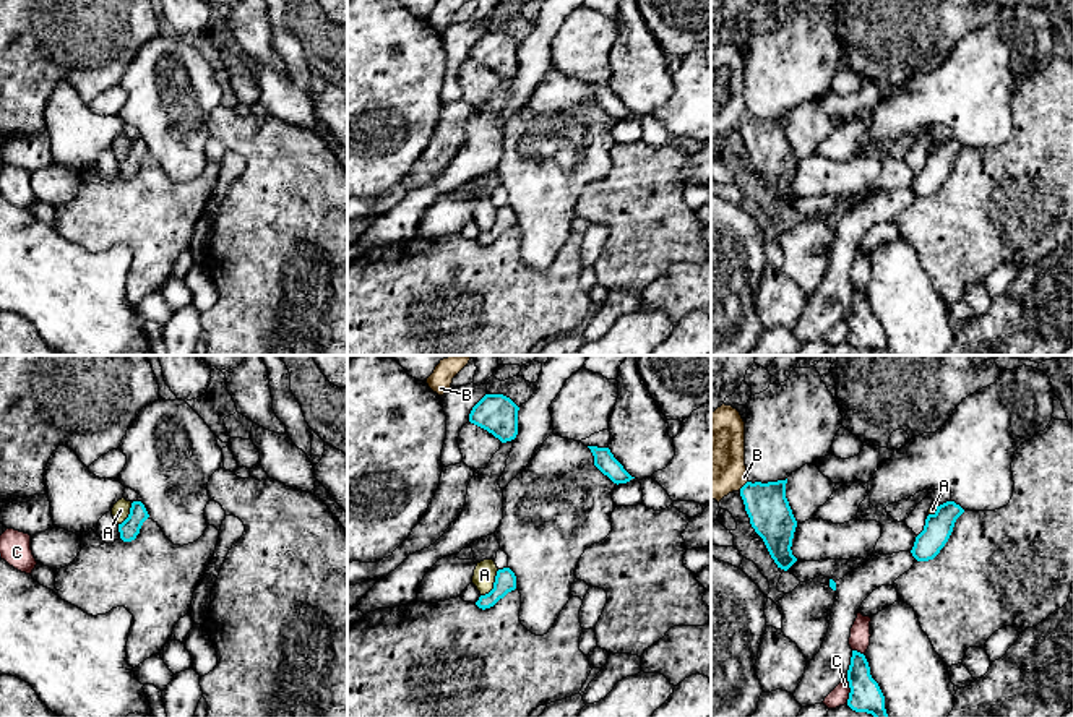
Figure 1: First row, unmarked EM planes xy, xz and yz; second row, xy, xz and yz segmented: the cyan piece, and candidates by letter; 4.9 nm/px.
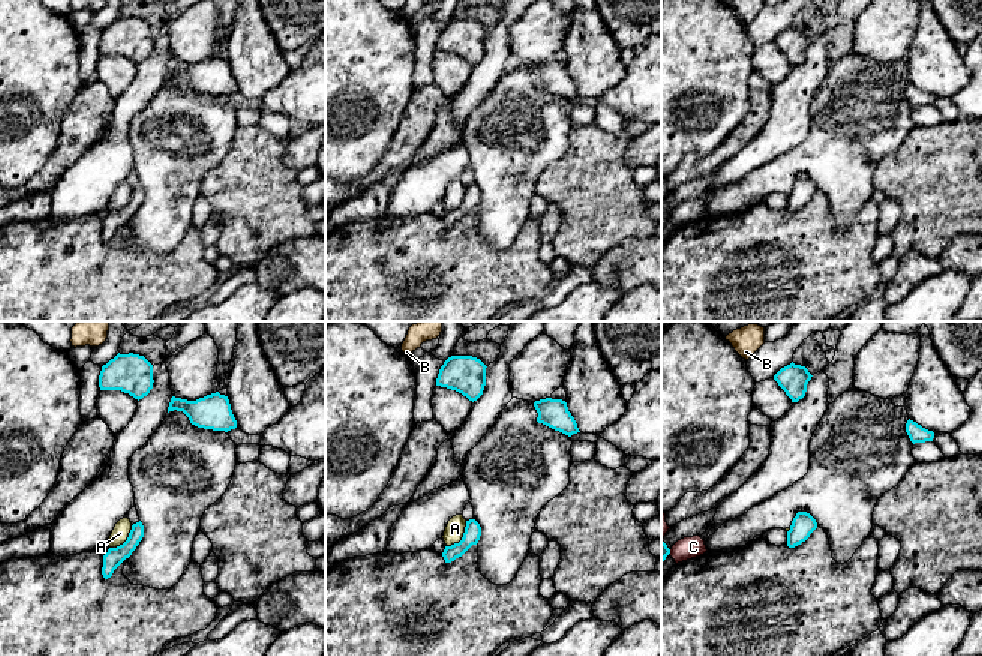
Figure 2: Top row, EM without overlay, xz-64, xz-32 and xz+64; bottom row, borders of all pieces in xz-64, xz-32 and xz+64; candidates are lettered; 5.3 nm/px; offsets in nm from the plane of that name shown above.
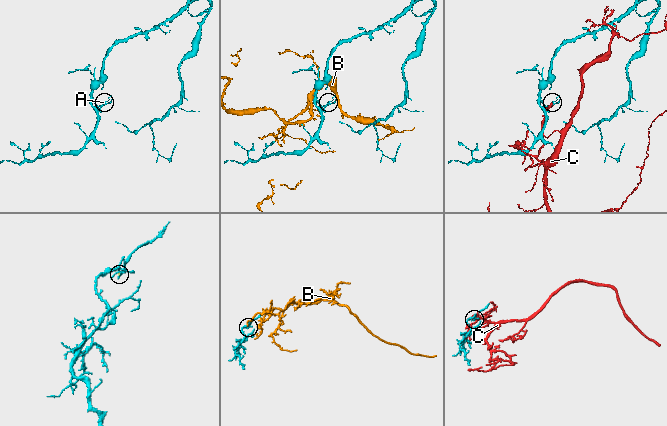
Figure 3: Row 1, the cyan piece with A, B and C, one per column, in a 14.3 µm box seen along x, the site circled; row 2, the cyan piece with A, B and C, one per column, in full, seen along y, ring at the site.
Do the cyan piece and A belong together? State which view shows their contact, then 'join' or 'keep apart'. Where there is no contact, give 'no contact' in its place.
contact in xz; keep apart

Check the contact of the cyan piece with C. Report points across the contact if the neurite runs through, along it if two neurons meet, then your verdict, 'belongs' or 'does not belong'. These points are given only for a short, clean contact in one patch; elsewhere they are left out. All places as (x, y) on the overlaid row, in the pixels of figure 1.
does not belong

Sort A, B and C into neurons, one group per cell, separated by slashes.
A / B / C

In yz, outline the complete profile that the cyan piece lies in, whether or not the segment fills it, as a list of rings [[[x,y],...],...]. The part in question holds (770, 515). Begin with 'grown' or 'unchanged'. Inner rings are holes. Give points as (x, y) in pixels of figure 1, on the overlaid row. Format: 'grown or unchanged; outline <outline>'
unchanged; outline [[[787,479],[768,483],[747,482],[740,488],[752,527],[784,571],[797,561],[791,550],[797,521],[786,498],[786,483]]]

